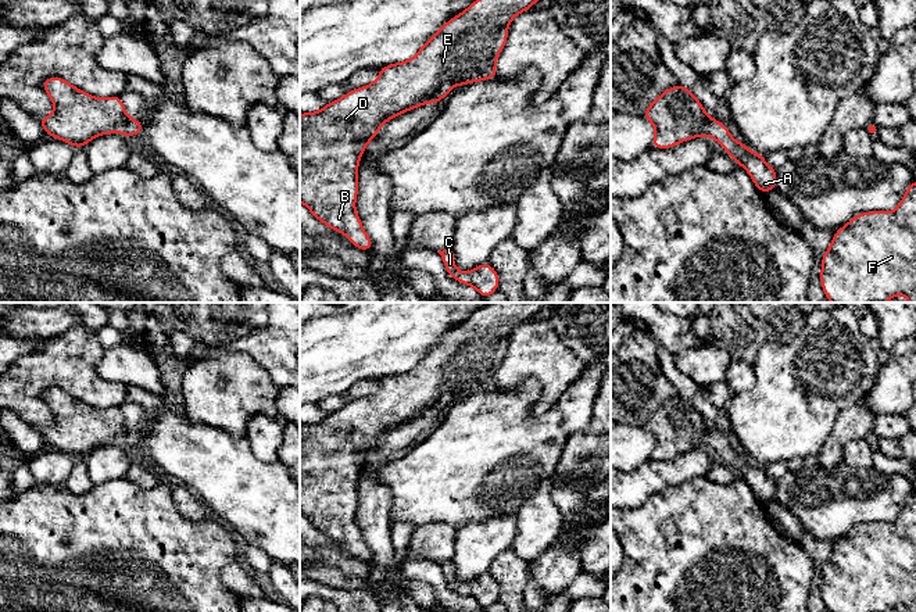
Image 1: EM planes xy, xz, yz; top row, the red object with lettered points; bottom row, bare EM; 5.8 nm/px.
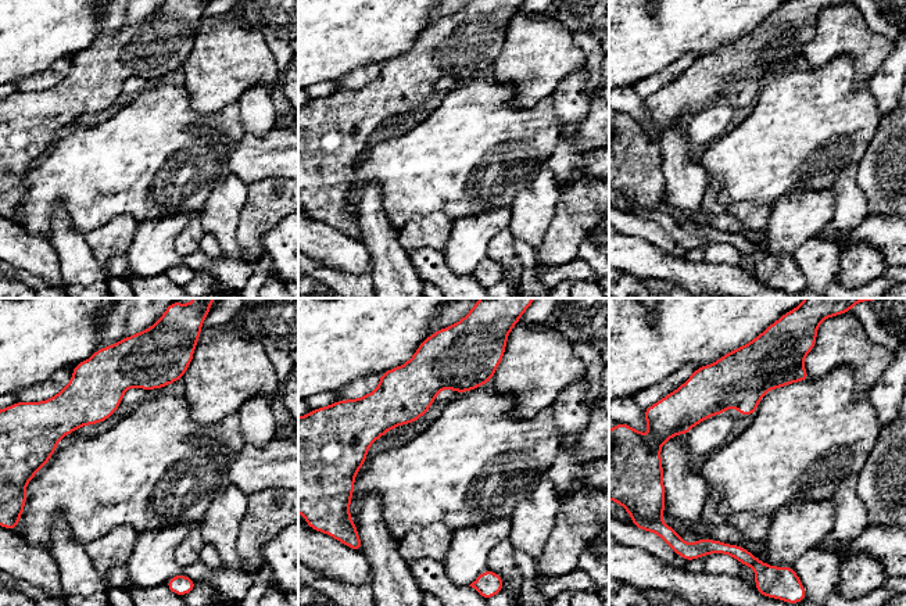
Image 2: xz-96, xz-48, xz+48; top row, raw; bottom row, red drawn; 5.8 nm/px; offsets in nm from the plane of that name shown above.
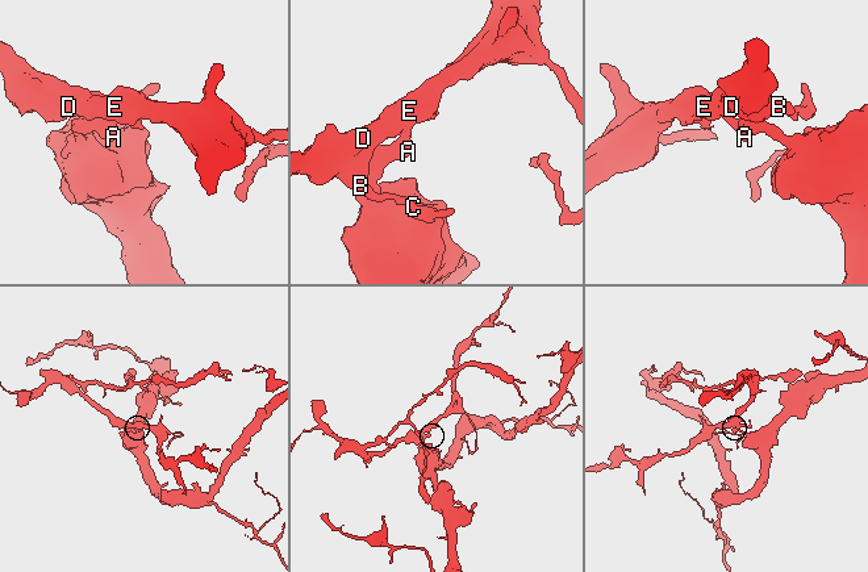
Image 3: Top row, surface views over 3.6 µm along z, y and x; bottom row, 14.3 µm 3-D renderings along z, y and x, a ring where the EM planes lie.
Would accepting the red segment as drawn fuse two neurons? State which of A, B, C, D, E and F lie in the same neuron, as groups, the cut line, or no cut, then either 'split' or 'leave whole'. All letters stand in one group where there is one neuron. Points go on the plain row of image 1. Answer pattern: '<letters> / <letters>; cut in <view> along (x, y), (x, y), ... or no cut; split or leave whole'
A F / B C D E; cut in xz along (448, 394), (430, 412); split

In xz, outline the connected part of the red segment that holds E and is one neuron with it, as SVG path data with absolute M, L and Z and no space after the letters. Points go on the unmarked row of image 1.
M489 303L447 332L415 368L379 380L379 389L353 400L318 423L300 425L300 512L329 540L341 543L353 556L371 562L373 554L355 523L357 482L366 455L382 436L419 416L430 415L444 396L464 397L497 389L495 372L508 351L509 333L544 307L561 303Z

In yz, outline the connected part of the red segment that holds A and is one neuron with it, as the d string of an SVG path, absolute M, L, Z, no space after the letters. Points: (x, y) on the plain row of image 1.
M711 430L705 437L705 447L713 448L751 486L762 505L776 501L777 480L765 473L765 466L756 465L744 454L737 452L723 433Z

